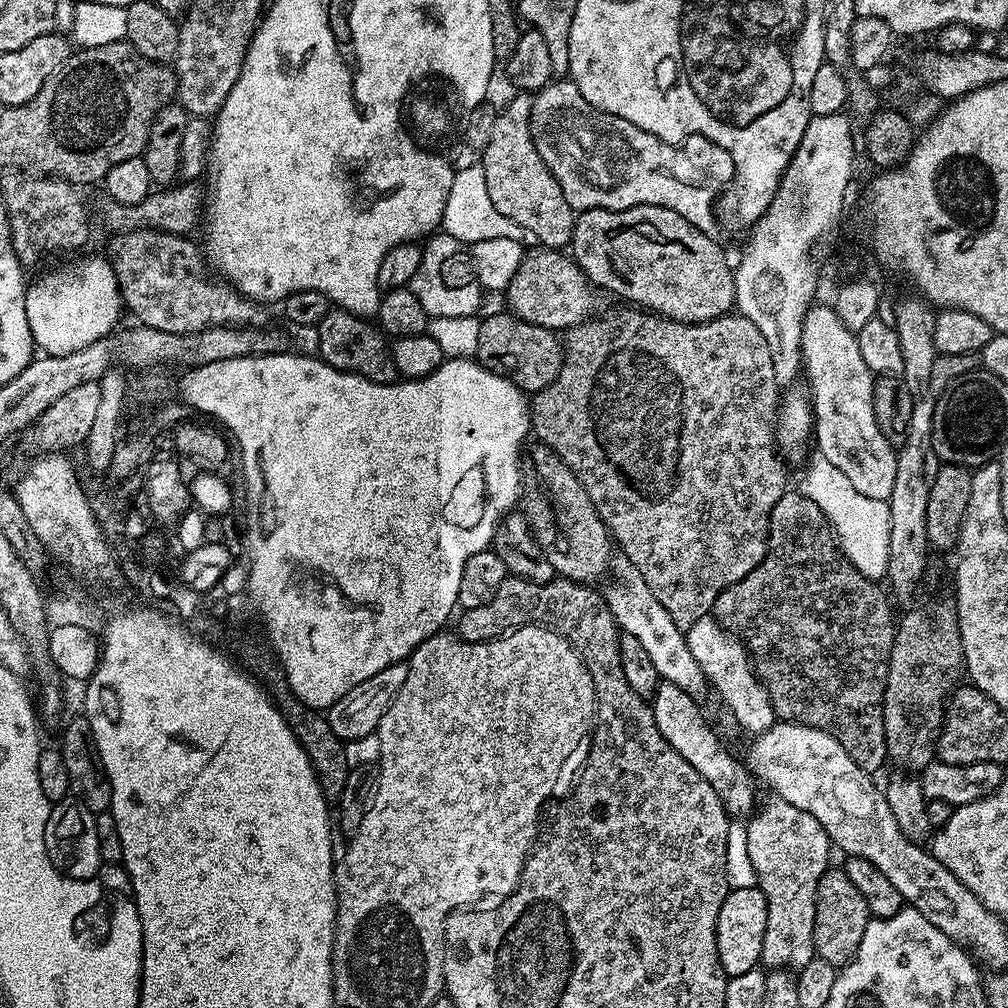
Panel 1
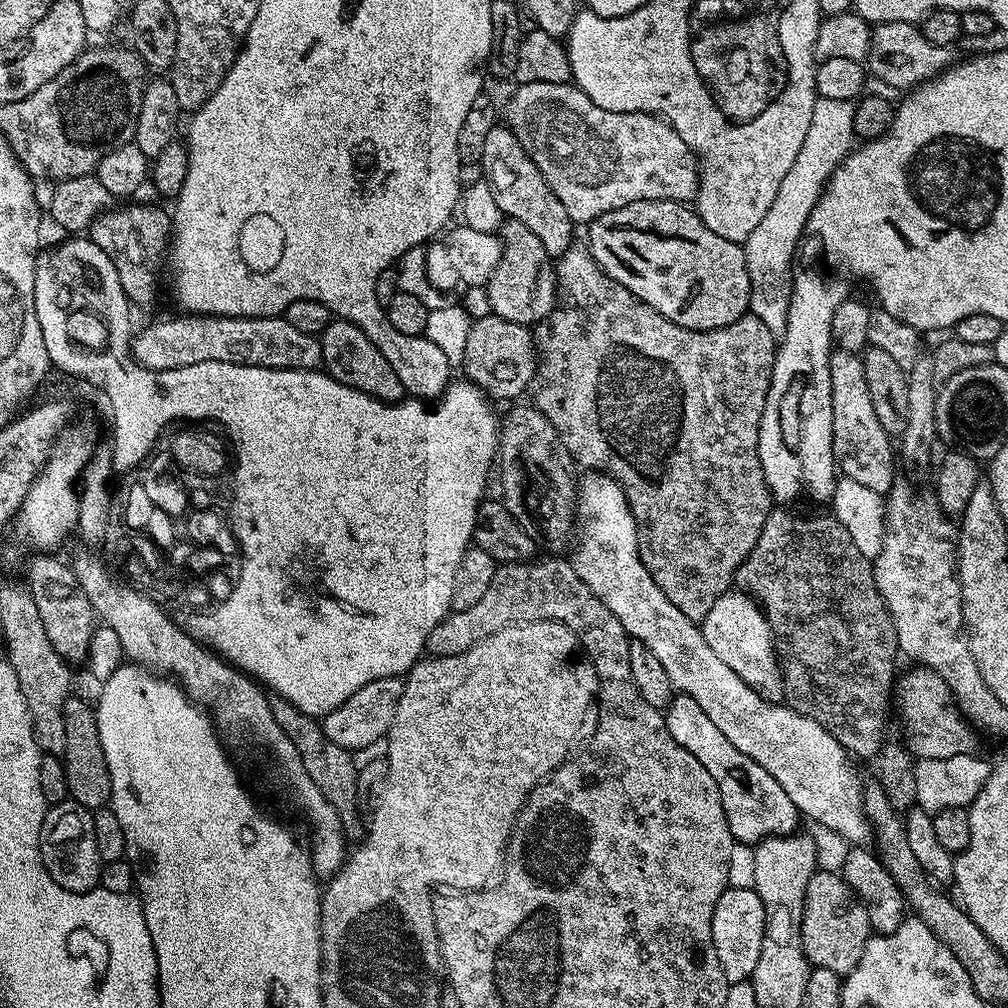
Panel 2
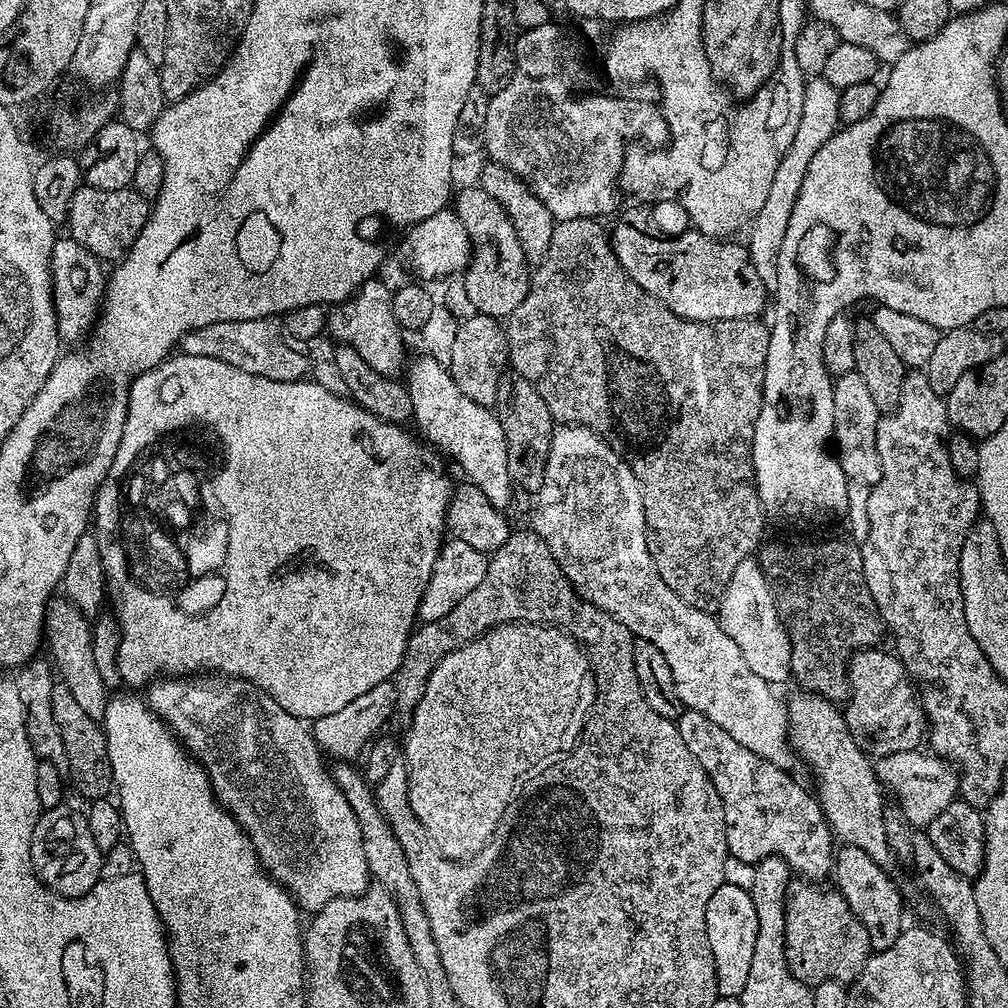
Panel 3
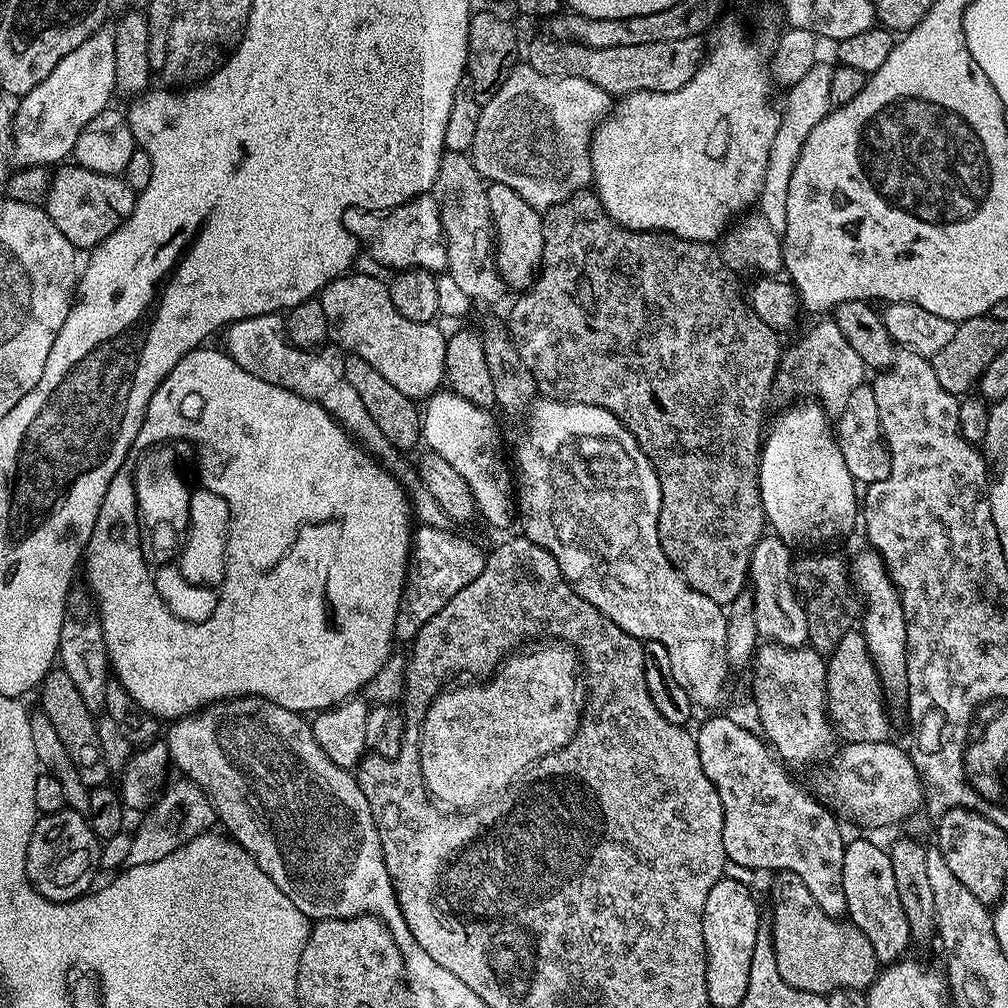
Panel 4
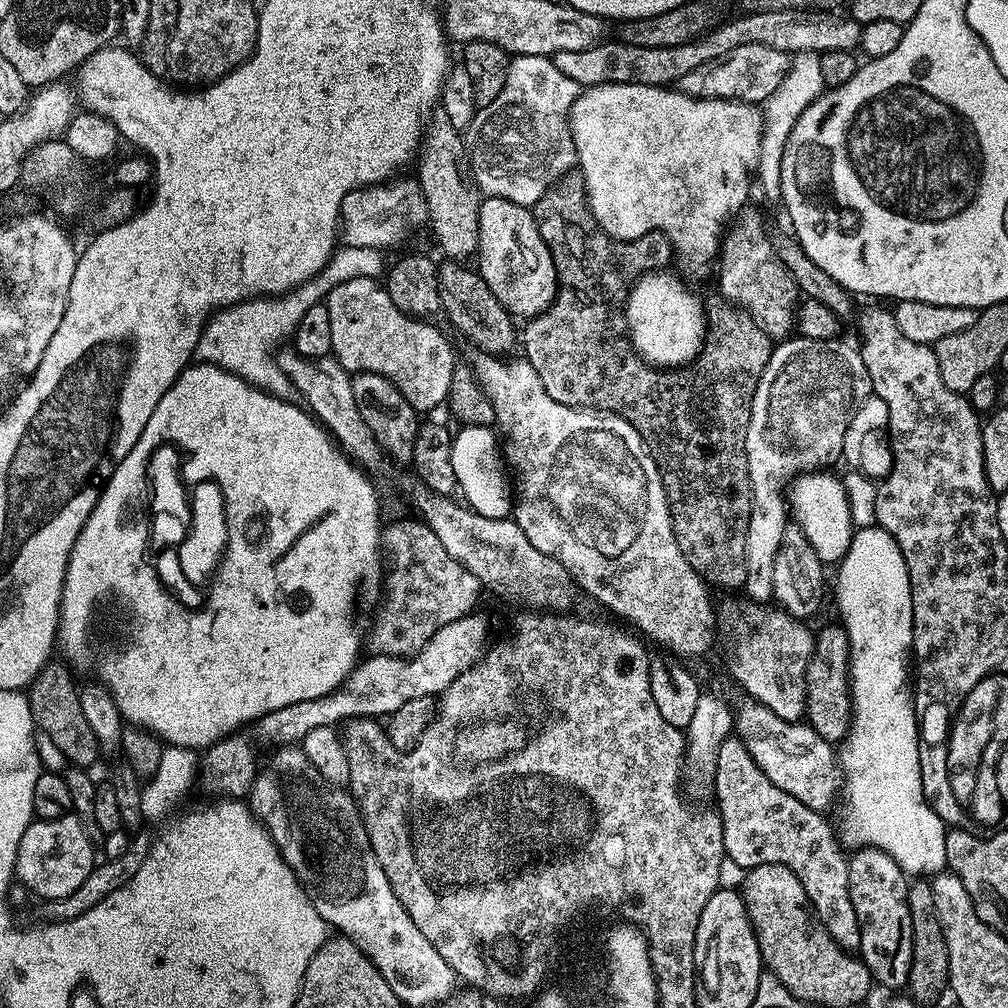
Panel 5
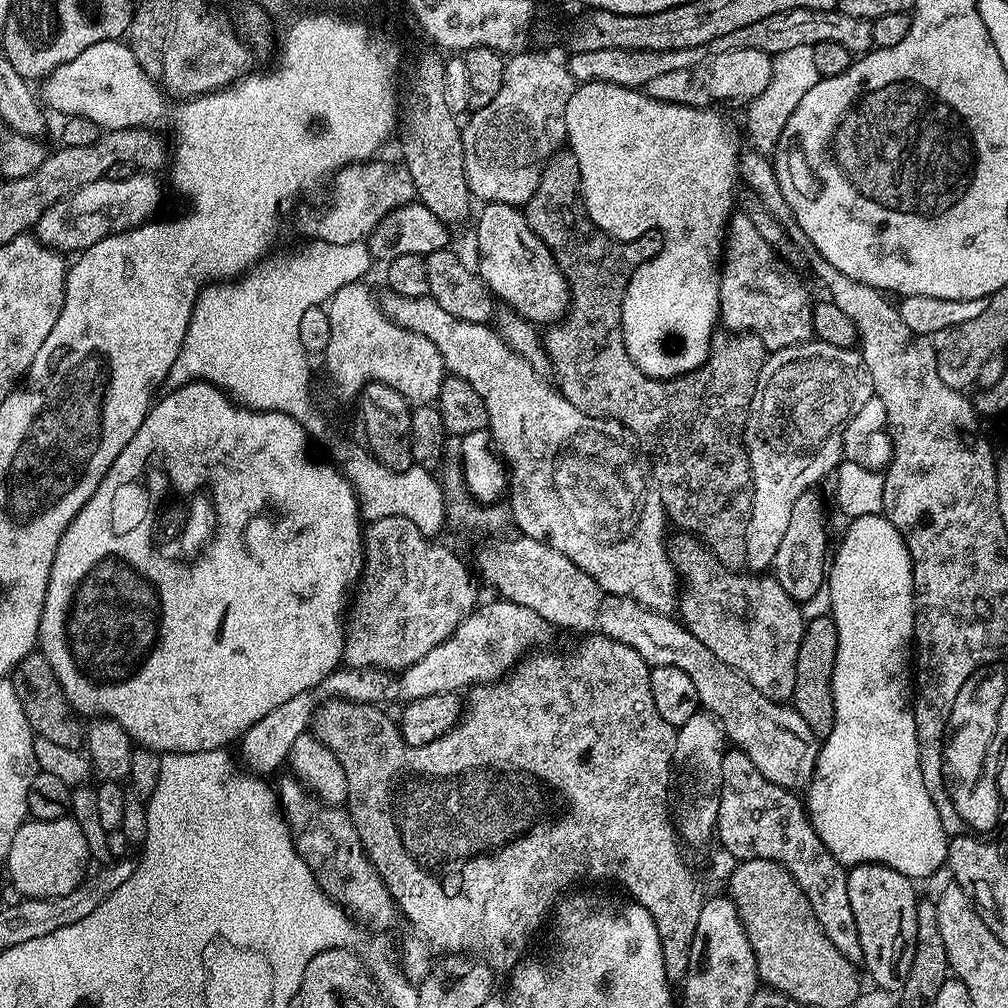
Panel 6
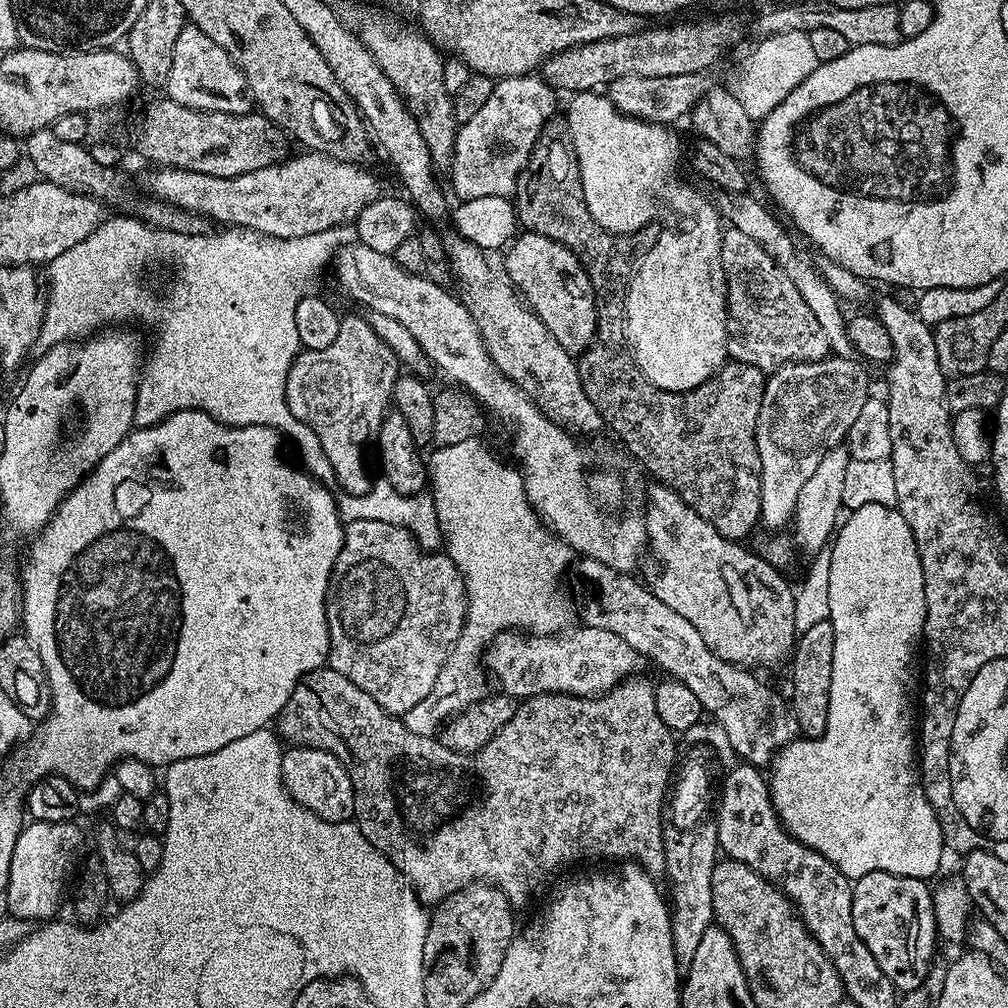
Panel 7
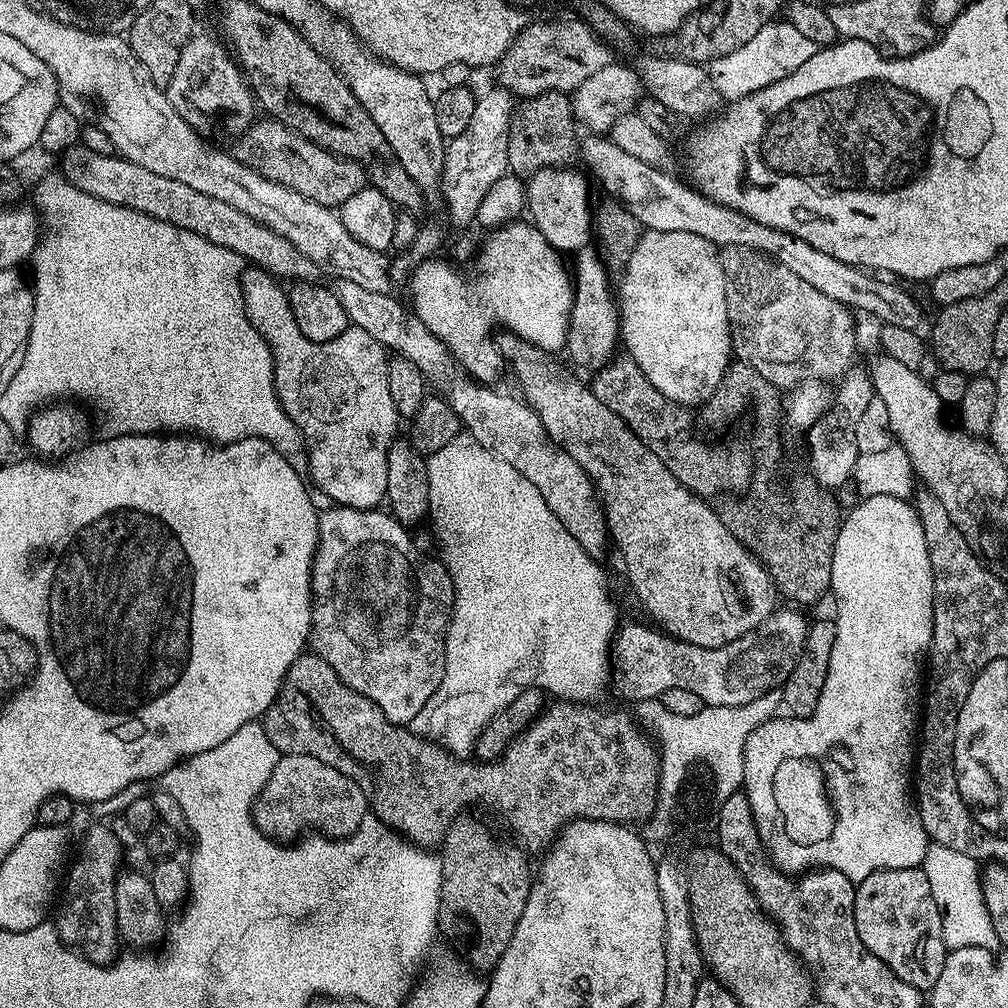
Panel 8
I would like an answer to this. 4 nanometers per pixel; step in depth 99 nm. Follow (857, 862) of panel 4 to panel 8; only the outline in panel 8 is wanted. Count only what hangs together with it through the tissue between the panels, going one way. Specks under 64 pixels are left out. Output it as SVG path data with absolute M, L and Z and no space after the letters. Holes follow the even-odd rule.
M923 867L883 868L870 874L870 878L859 881L854 898L854 926L858 926L858 938L862 938L862 946L866 946L874 958L886 962L886 966L890 966L890 970L894 970L902 982L910 982L910 986L921 990L930 990L934 982L938 982L946 955L942 918L930 894L930 882L926 882Z

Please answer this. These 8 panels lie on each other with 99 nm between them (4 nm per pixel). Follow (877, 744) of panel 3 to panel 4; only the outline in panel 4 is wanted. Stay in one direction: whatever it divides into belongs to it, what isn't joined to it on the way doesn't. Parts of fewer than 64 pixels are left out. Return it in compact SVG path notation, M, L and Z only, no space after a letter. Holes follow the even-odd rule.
M849 630L838 638L832 651L827 653L826 694L828 695L828 722L841 741L882 742L891 737L892 724L888 721L888 708L884 705L886 689L866 646L863 631Z

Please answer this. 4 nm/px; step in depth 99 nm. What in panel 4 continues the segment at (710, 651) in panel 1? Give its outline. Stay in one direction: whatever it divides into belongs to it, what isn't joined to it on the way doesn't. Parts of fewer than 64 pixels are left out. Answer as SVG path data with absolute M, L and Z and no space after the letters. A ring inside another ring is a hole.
M765 534L752 548L750 595L756 614L756 631L765 641L782 644L786 648L803 645L808 639L808 616L803 607L791 604L793 593L789 580L794 574L793 557L788 557L789 545L775 534Z

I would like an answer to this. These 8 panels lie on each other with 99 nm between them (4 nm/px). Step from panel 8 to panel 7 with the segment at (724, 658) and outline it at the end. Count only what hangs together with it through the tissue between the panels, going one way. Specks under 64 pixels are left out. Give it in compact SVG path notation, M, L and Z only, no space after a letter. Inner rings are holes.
M579 626L573 632L560 630L555 634L529 634L524 630L499 632L483 650L482 662L488 672L500 683L499 691L506 696L527 698L541 696L546 692L566 692L569 696L600 696L616 687L621 680L635 676L645 667L646 661L640 652L610 630Z

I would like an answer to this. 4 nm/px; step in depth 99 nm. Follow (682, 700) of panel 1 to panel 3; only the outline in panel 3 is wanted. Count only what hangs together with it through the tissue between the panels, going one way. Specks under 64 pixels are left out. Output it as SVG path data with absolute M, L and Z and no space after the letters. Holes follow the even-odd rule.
M685 710L678 721L678 727L682 734L682 742L690 749L690 754L698 758L698 762L706 770L706 774L712 779L712 784L718 790L718 794L724 803L724 817L726 818L726 842L728 843L728 855L742 862L757 865L761 860L777 856L782 858L797 877L809 882L824 882L834 872L834 833L824 817L824 809L820 801L811 791L807 792L791 775L791 771L780 768L768 760L763 760L754 750L748 750L742 746L742 742L734 742L722 726L710 722L702 714Z

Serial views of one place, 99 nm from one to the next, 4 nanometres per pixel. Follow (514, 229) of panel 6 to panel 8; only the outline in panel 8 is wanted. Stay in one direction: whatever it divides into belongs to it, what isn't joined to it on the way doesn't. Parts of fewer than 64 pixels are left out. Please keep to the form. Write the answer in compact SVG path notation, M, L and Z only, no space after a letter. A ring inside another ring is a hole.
M595 247L584 248L576 256L574 264L574 287L572 290L572 313L568 323L566 353L577 369L606 367L617 355L621 343L618 302L614 297L614 284L608 281L609 269Z

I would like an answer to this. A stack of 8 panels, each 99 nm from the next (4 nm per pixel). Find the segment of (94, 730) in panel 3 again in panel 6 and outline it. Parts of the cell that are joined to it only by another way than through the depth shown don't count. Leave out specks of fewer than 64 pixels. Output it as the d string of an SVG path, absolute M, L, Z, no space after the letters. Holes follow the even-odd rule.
M39 654L27 656L17 666L16 671L10 676L13 686L16 688L18 698L24 707L26 718L30 722L33 733L42 738L49 739L55 745L73 749L79 749L86 740L86 728L81 717L72 711L70 702L46 658Z

